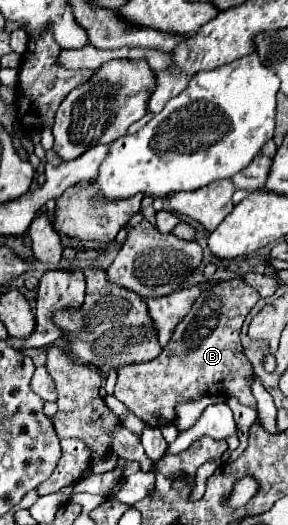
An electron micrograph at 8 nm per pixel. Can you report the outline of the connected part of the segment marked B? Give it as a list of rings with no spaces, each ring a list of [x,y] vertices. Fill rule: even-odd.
[[[234,276],[204,290],[192,304],[192,311],[177,324],[168,346],[156,360],[118,368],[114,396],[148,426],[174,422],[176,404],[214,394],[236,396],[240,404],[256,410],[256,398],[252,396],[250,382],[246,380],[252,372],[252,364],[244,356],[240,328],[246,314],[258,300],[260,294],[248,286],[242,276]],[[191,323],[192,332],[186,332]]]

